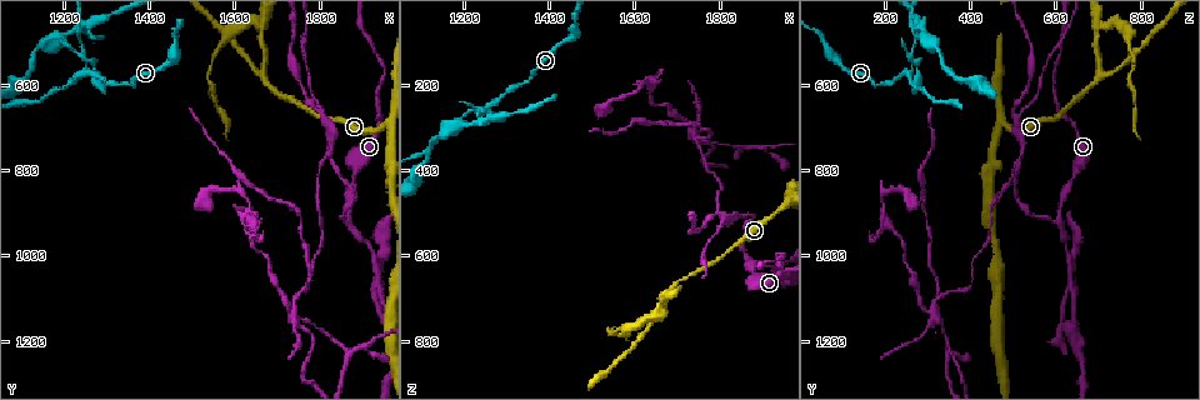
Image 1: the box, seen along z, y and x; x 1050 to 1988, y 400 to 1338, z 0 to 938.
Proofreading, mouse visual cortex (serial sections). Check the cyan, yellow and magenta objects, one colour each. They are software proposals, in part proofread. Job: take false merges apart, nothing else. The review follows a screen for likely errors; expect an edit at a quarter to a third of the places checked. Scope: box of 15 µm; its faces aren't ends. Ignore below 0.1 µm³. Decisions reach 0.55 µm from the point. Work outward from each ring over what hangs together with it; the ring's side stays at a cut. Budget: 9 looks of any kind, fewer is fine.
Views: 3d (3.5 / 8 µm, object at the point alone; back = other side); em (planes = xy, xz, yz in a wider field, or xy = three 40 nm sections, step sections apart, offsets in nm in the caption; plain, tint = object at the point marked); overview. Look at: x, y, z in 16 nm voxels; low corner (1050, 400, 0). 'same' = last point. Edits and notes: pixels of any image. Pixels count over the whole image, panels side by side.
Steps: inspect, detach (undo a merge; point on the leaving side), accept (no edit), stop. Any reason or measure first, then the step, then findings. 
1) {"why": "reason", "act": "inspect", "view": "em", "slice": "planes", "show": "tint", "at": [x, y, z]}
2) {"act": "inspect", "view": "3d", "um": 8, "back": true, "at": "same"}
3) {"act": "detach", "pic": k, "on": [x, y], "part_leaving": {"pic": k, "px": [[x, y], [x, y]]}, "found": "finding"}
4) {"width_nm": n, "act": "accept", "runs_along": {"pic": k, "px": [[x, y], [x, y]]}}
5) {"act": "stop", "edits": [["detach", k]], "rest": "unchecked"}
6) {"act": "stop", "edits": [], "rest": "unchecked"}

{"act": "inspect", "view": "3d", "um": 8, "at": [1250, 570, 250]}

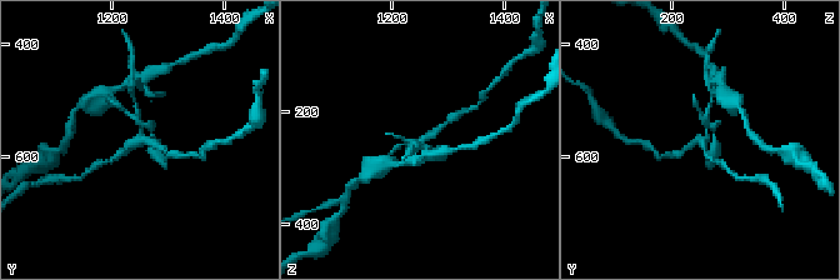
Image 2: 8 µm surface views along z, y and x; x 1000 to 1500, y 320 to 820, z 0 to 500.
{"why": "shape alone is not enough", "act": "inspect", "view": "em", "slice": "xy", "step": 2, "show": "tint", "at": [1250, 575, 255]}

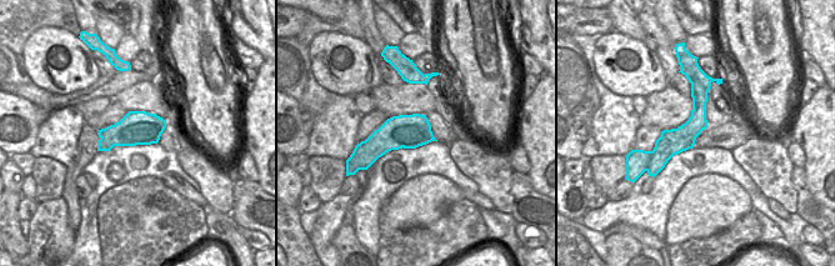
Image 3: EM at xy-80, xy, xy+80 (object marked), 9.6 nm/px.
{"width_nm": 340, "act": "detach", "pic": 2, "on": [436, 156], "found": "a second cell is stuck on"}

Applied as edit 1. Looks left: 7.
{"act": "inspect", "view": "3d", "um": 3.5, "at": [1865, 915, 605]}

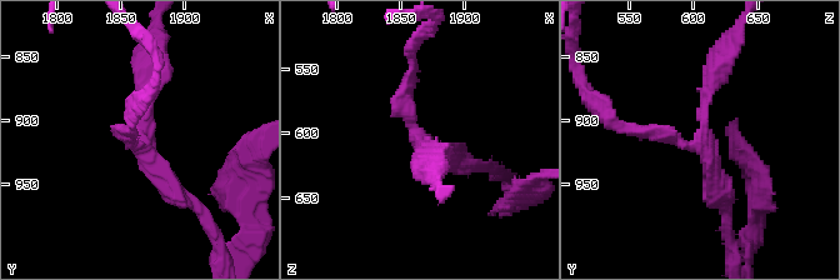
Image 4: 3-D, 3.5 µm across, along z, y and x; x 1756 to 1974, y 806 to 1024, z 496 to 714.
{"arms": 3, "arm_widths_nm": [150, 250, 250], "why": "now the EM", "act": "inspect", "view": "em", "slice": "xy", "step": 5, "show": "tint", "at": [1864, 912, 606]}

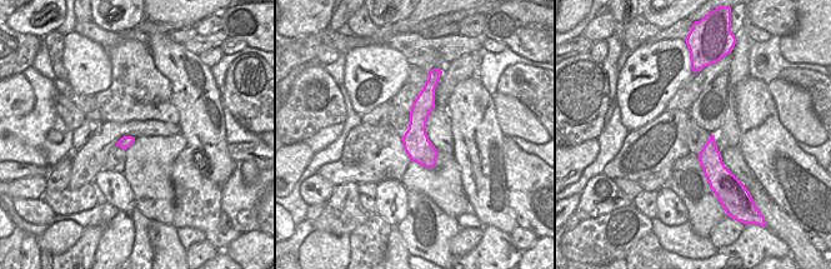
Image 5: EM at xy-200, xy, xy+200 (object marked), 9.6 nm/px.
{"act": "detach", "pic": 4, "on": [643, 129], "part_leaving": {"pic": 4, "px": [[681, 143], [630, 131], [593, 100]]}, "found": "a second cell is stuck on"}

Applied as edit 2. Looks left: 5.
{"why": "two arms in line, one across", "act": "inspect", "view": "3d", "um": 3.5, "at": [1935, 1055, 640]}

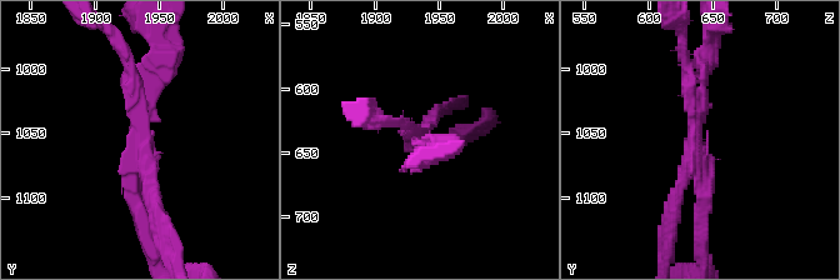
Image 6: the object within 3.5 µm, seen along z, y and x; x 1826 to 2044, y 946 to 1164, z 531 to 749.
{"act": "inspect", "view": "em", "slice": "xy", "step": 2, "show": "tint", "at": [1932, 1058, 634]}

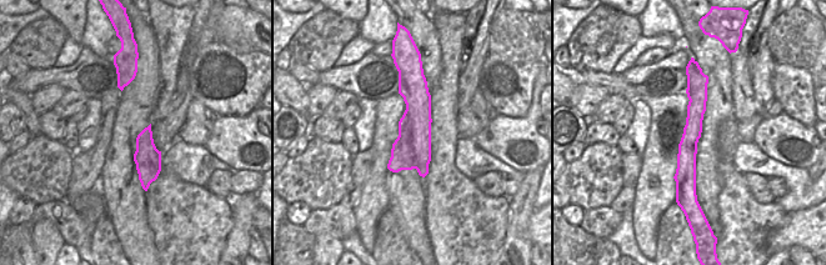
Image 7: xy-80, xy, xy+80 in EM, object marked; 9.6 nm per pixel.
{"width_nm": 360, "act": "detach", "pic": 6, "on": [706, 40], "part_leaving": {"pic": 6, "px": [[695, 125], [704, 183], [701, 244]]}, "found": "two cells meet here"}

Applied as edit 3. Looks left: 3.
{"why": "a fork", "act": "inspect", "view": "3d", "um": 3.5, "at": [1670, 580, 705]}

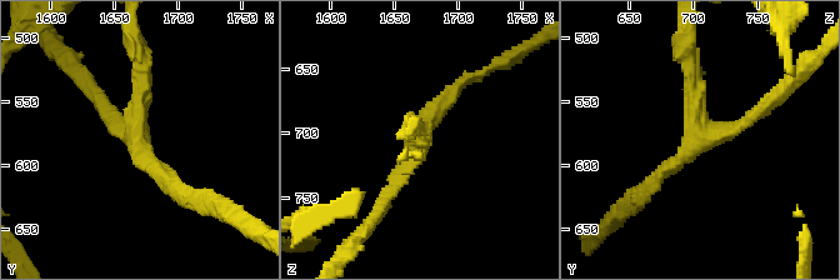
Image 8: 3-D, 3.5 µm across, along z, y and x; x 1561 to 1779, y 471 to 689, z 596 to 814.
{"arms": 3, "arm_widths_nm": [200, 200, 200], "why": "shape alone is not enough", "act": "inspect", "view": "em", "slice": "xy", "step": 1, "show": "tint", "at": [1668, 580, 708]}

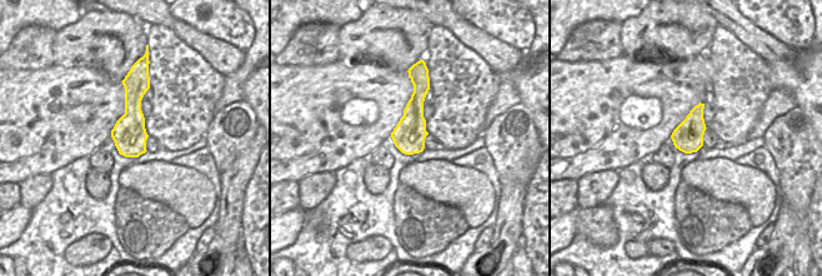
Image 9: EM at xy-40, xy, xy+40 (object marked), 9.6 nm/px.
{"why": "another direction", "act": "inspect", "view": "em", "slice": "xy", "step": 2, "show": "tint", "at": "same"}

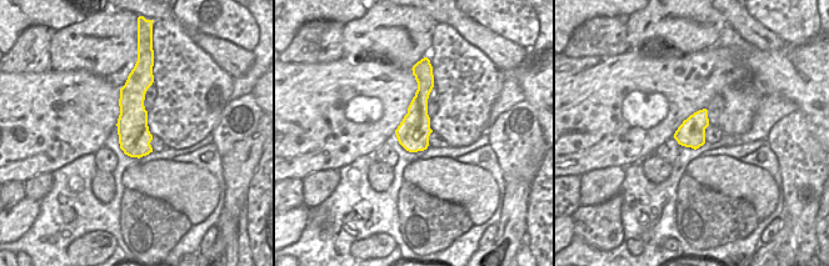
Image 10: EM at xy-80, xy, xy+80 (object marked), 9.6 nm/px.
{"act": "accept", "runs_along": {"pic": 8, "px": [[646, 188], [701, 138], [689, 56]]}, "found": "all the same cell"}

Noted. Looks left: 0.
{"act": "stop", "edits": [["detach", 2], ["detach", 4], ["detach", 6]], "rest": "unchecked"}

